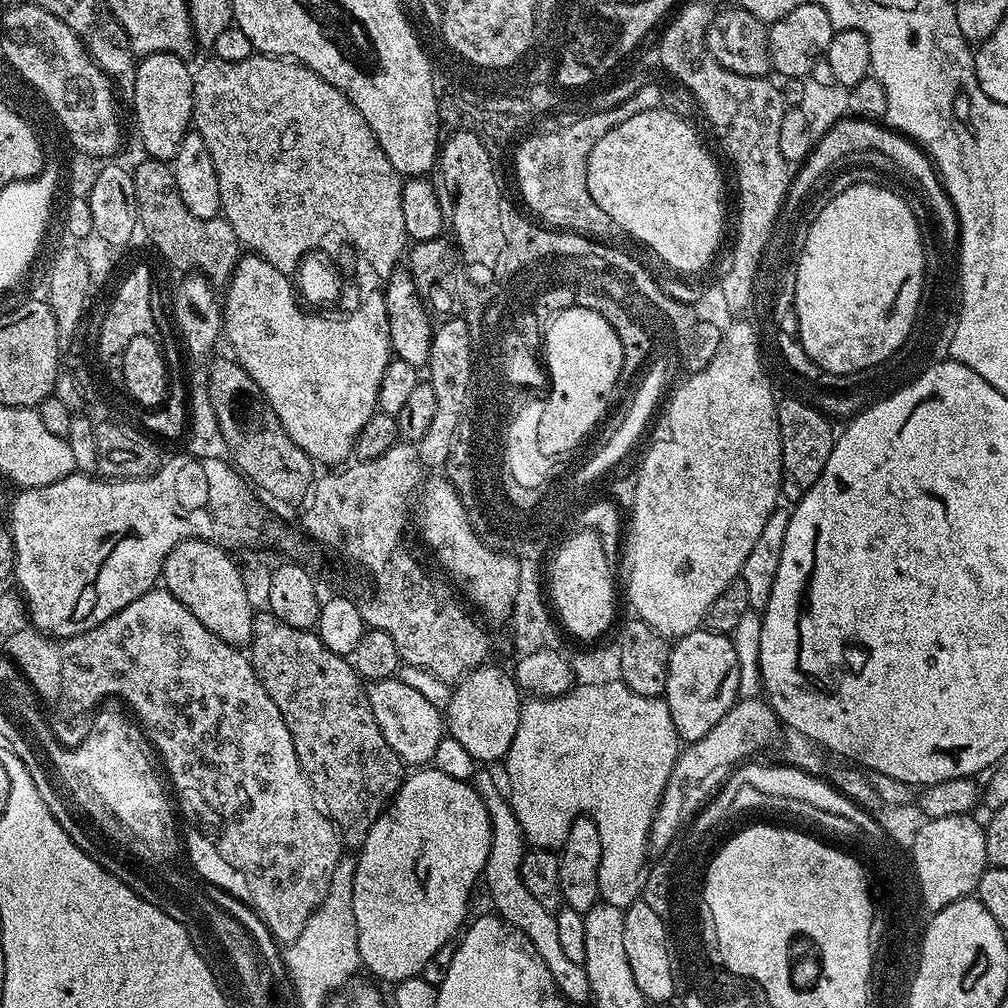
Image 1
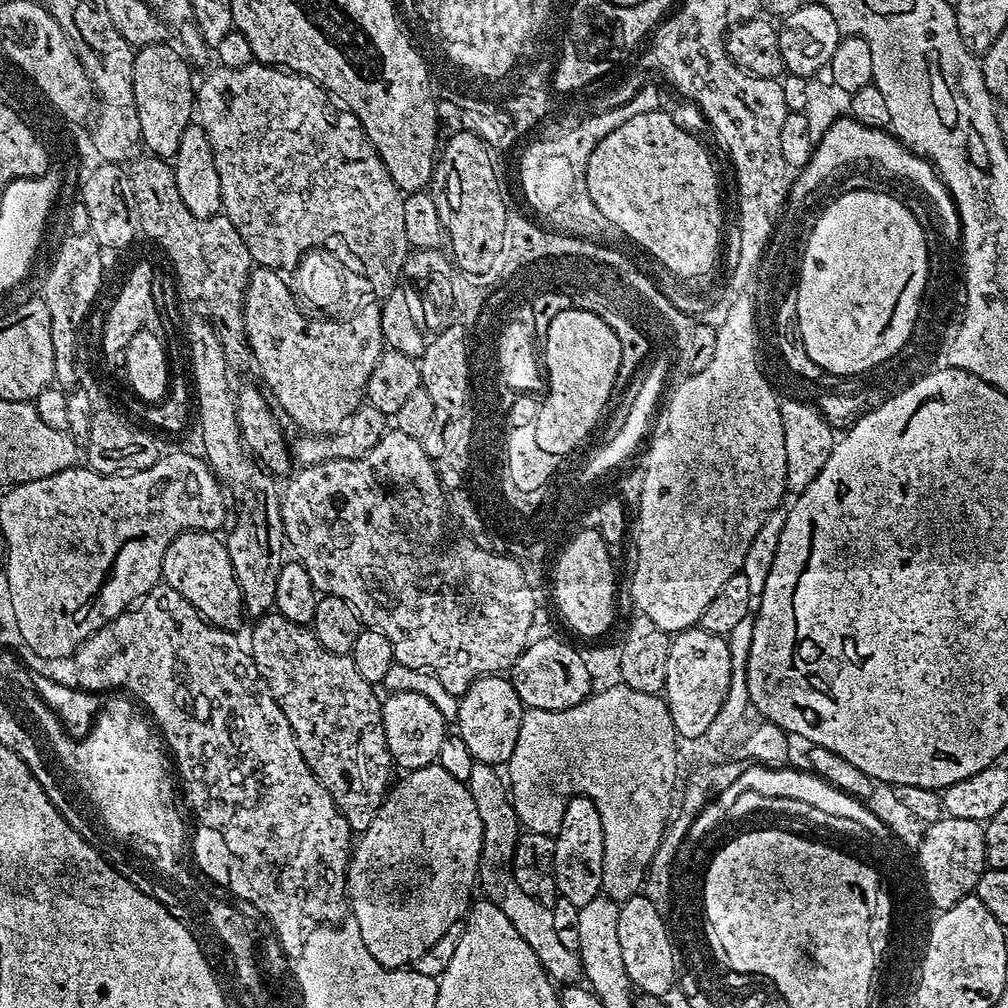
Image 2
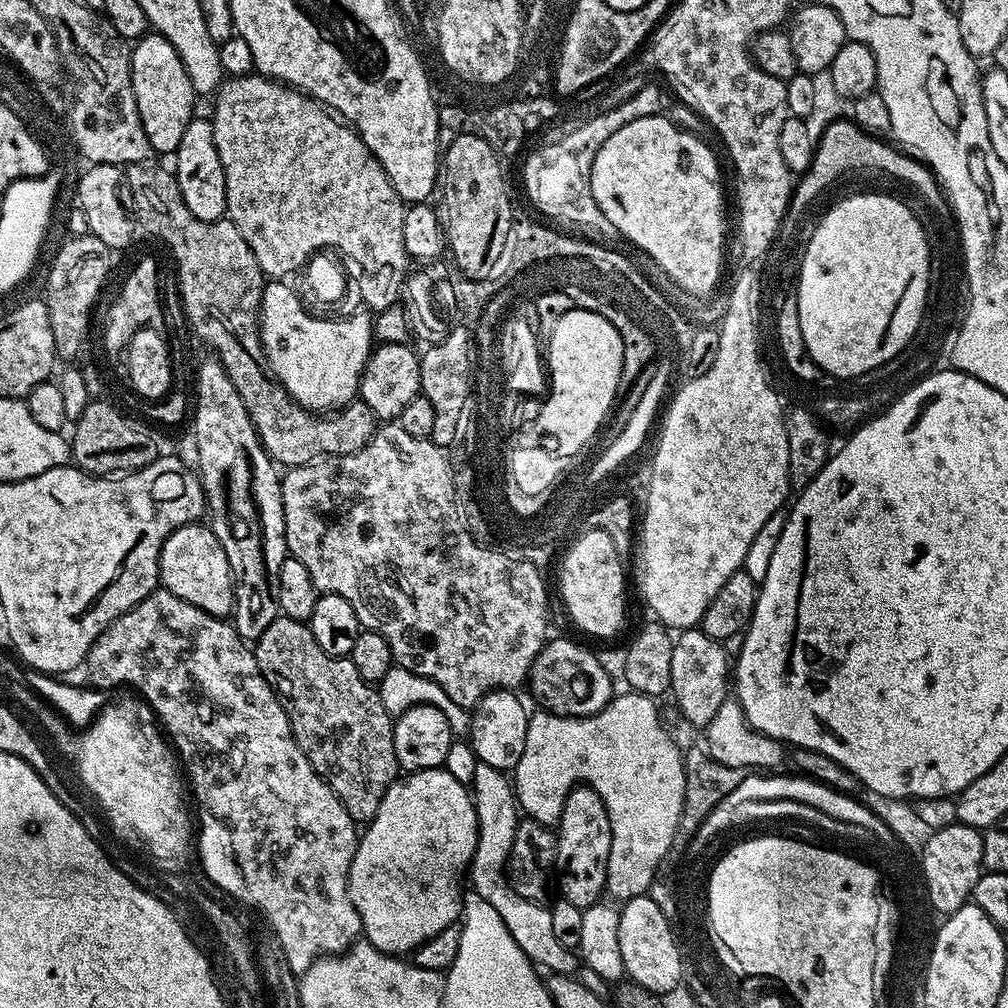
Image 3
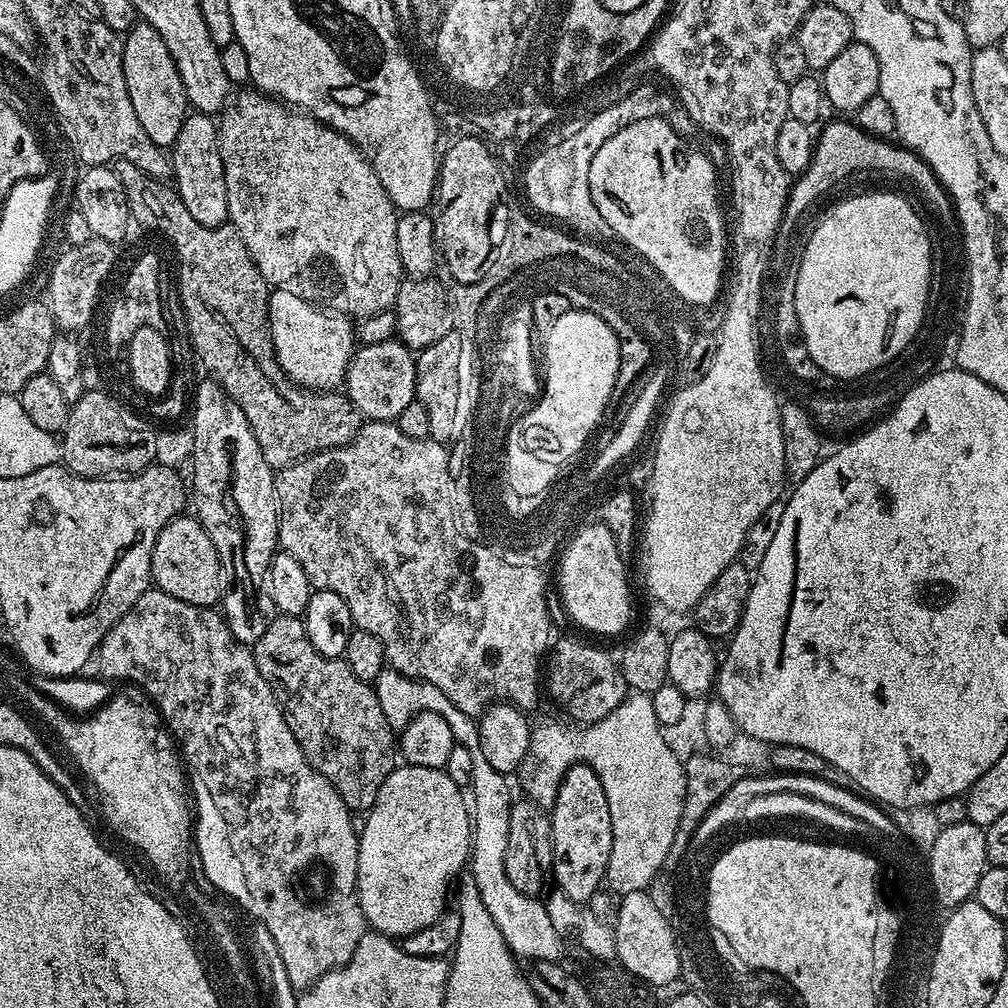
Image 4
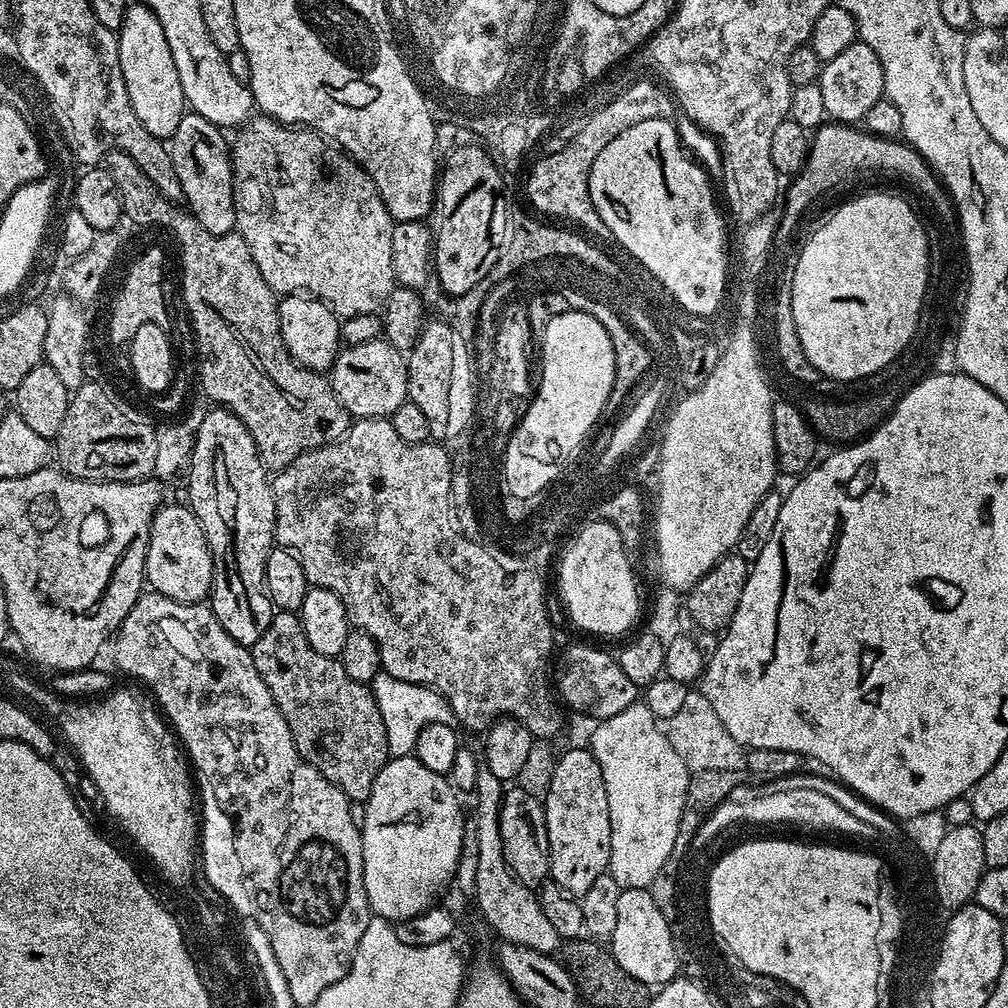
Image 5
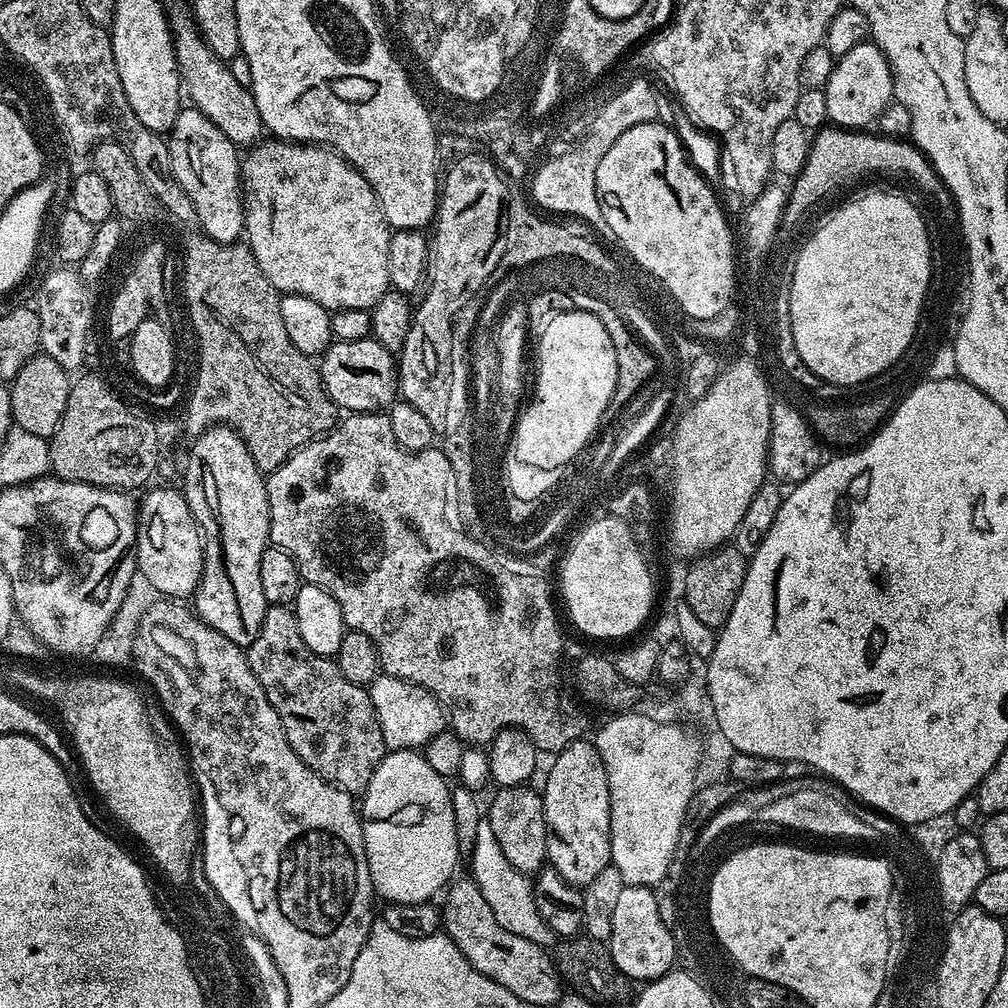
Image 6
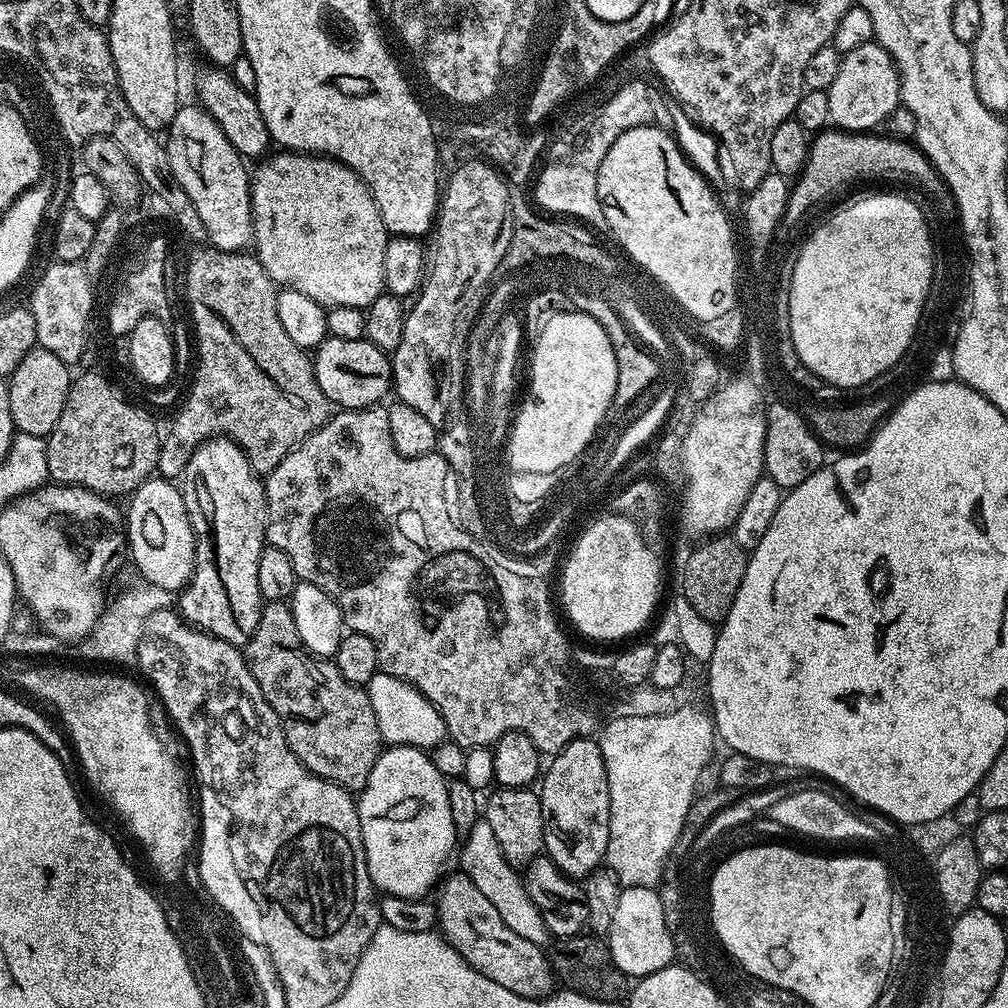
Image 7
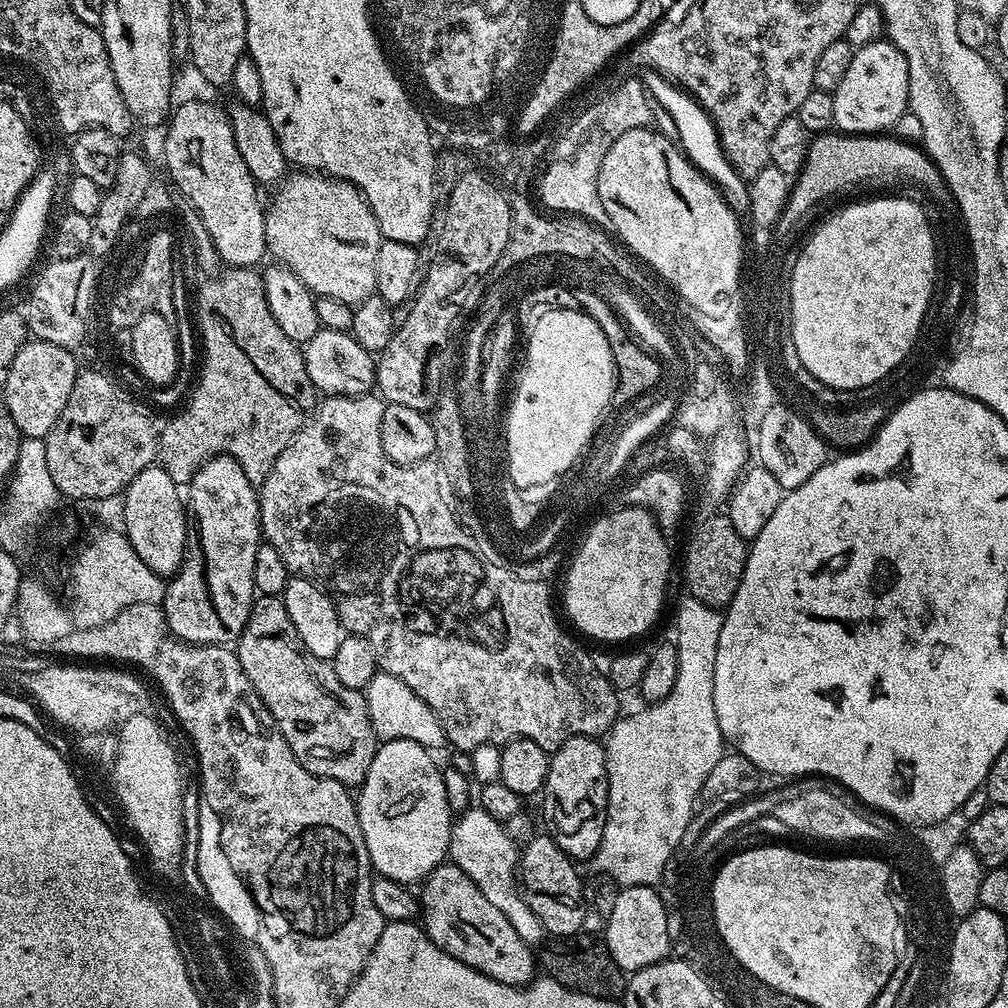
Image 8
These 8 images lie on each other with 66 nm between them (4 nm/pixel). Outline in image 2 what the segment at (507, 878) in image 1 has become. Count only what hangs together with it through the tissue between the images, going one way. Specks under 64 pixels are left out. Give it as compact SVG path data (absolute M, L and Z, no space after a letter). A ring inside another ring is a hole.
M473 763L470 770L470 778L466 782L470 794L474 798L474 806L478 806L478 818L482 818L482 854L480 855L480 871L478 873L478 884L482 889L483 895L494 906L498 906L498 910L502 910L502 914L506 914L506 918L510 918L510 922L514 926L514 930L518 930L518 934L522 934L522 939L530 942L530 950L534 950L534 954L538 954L538 962L546 970L548 977L557 985L567 986L570 984L580 984L584 980L584 967L580 965L580 953L566 950L566 946L562 946L558 933L554 931L554 914L551 908L542 906L542 902L534 902L534 898L522 894L522 889L518 886L518 882L514 880L512 873L512 859L514 858L516 843L522 831L520 827L520 819L512 805L512 794L506 783L505 777L500 776L495 767L490 764Z

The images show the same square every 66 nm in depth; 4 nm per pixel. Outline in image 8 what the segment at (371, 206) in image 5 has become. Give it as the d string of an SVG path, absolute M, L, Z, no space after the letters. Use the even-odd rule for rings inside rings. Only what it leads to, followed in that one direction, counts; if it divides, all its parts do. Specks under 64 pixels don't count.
M296 170L292 173L285 175L282 183L275 189L276 192L272 196L272 201L267 201L264 209L264 237L268 243L266 249L269 257L275 263L282 264L284 267L291 270L295 276L305 284L316 296L325 296L326 298L338 298L338 302L346 302L350 305L361 304L366 298L376 295L376 279L374 278L374 262L378 262L378 246L382 239L380 234L380 227L374 218L372 208L364 201L364 195L360 193L360 189L346 180L338 180L335 176L326 176L317 174L311 170Z

